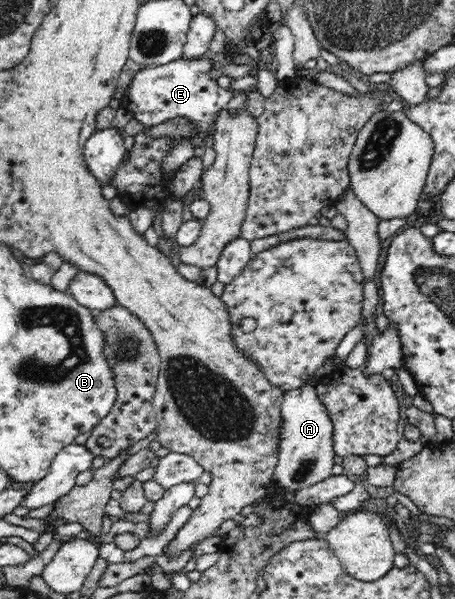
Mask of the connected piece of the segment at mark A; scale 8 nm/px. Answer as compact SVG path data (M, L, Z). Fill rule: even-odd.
M311 380L297 390L283 396L281 405L282 428L280 433L279 458L273 480L288 491L309 488L332 476L334 456L332 419L316 396L316 381Z

